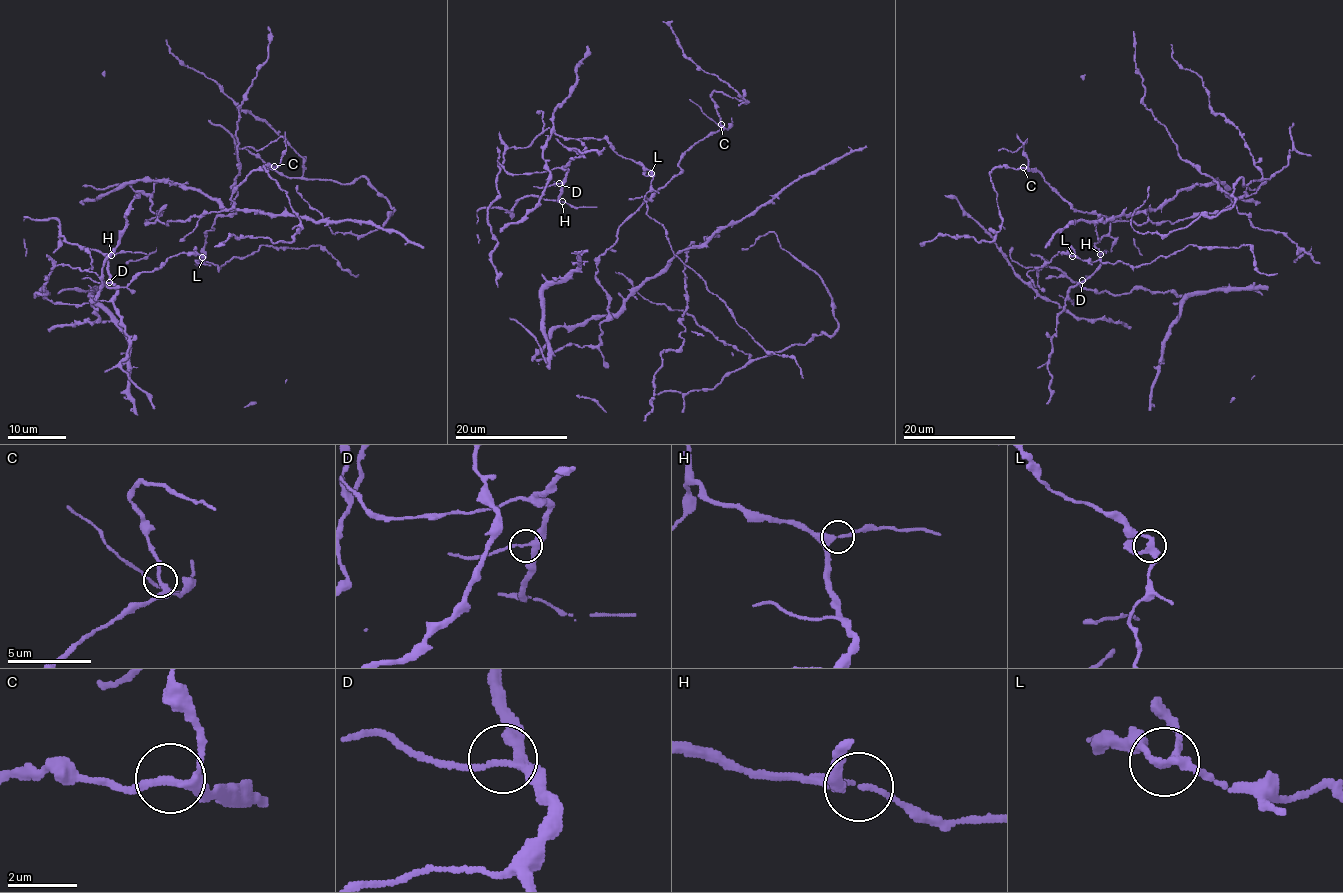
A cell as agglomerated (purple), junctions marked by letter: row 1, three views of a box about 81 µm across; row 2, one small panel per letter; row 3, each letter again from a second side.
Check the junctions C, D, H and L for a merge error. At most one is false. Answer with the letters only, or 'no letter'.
no letter

